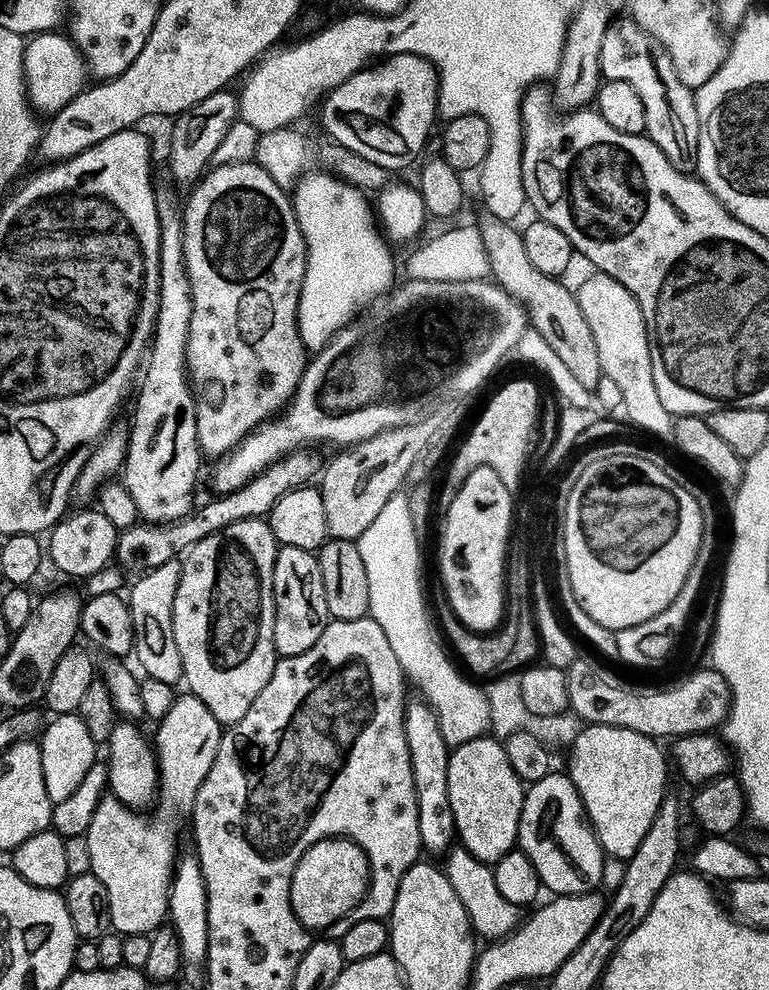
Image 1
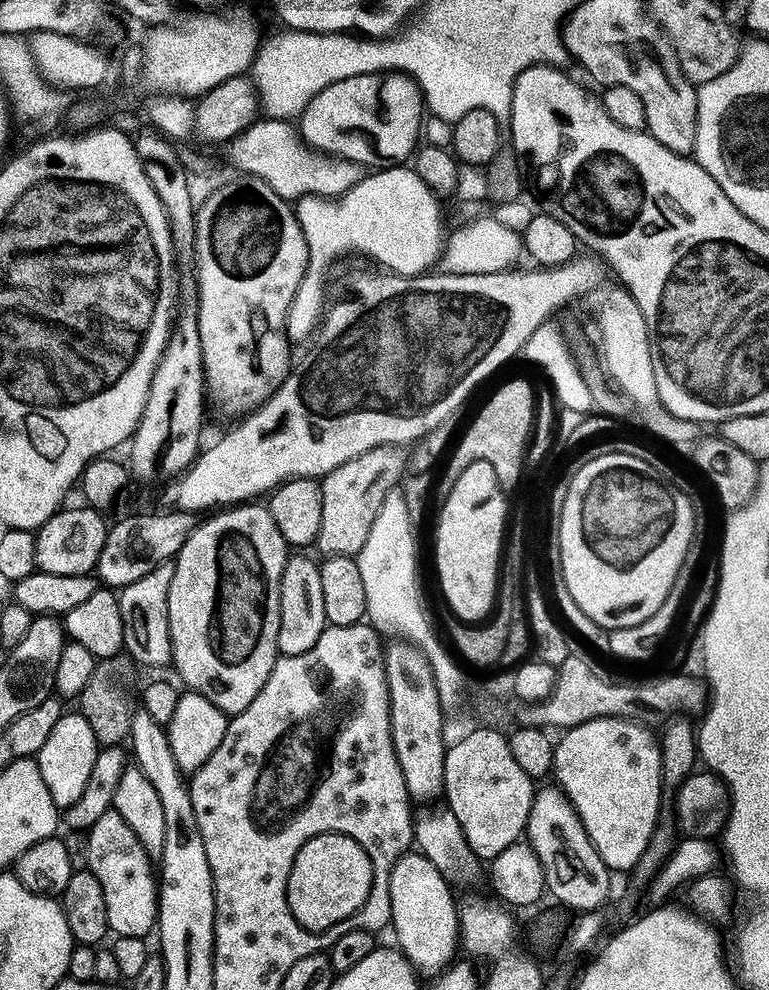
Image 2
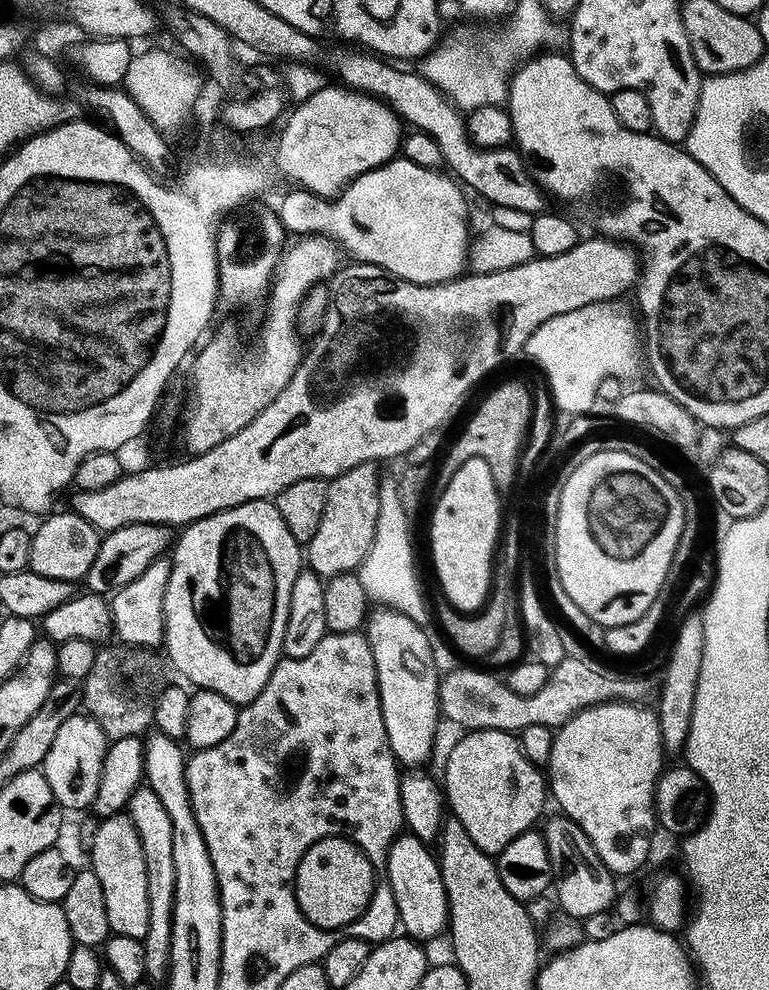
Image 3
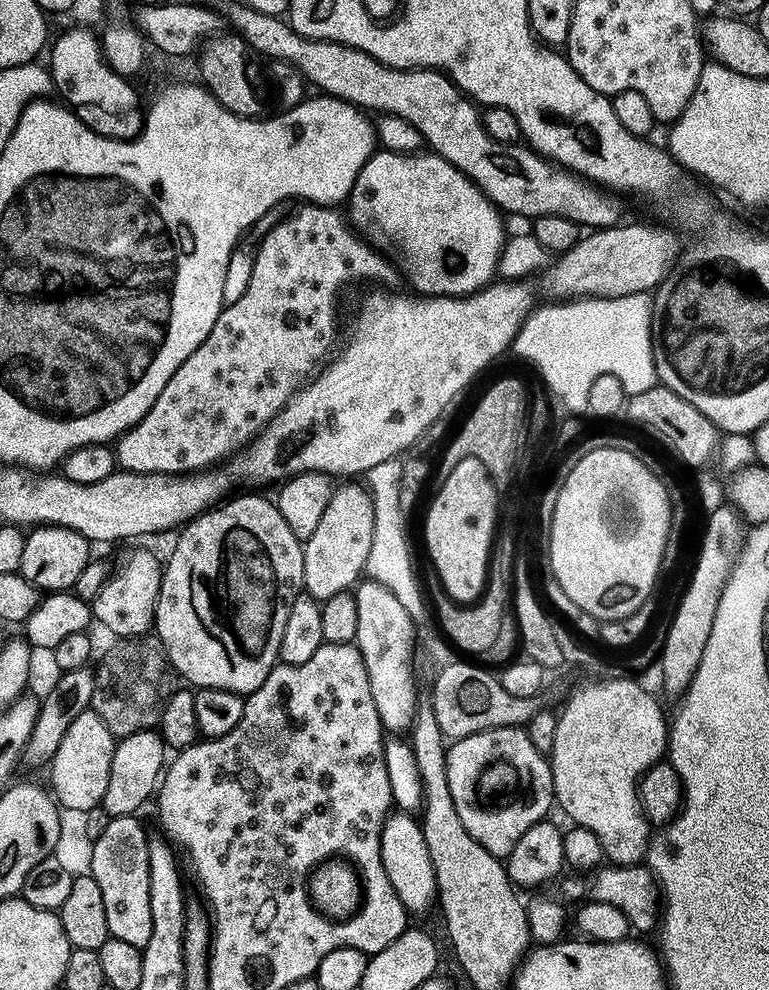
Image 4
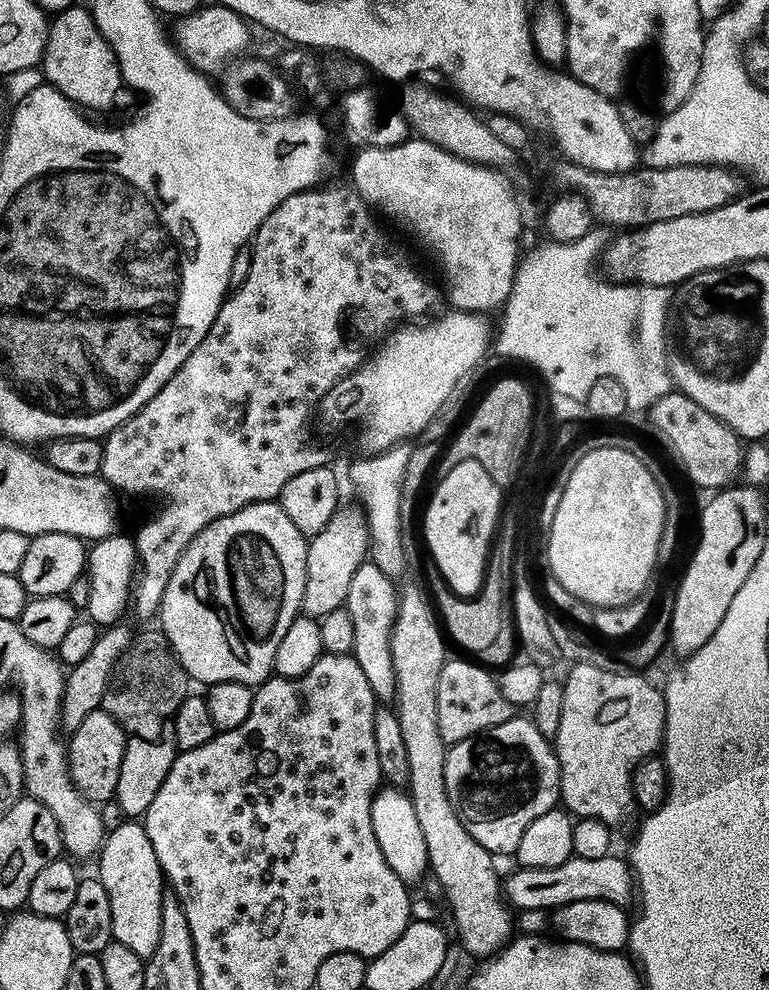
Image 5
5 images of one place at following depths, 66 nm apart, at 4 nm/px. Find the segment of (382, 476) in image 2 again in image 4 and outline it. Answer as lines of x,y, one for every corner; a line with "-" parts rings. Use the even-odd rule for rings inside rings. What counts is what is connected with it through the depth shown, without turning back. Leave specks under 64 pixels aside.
344,482
333,489
332,498
320,518
320,523
314,533
303,543
303,580
307,595
321,602
330,599
334,594
351,589
366,567
367,556
372,546
374,534
375,506
371,491
356,484
358,482

